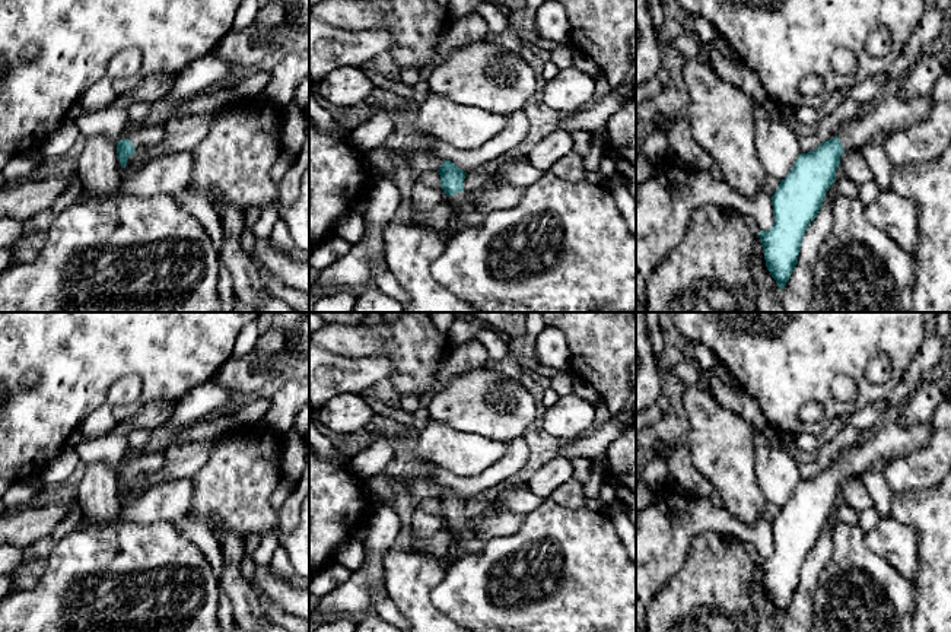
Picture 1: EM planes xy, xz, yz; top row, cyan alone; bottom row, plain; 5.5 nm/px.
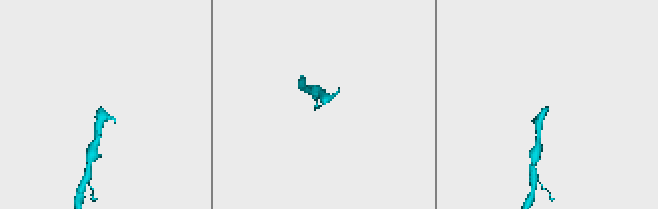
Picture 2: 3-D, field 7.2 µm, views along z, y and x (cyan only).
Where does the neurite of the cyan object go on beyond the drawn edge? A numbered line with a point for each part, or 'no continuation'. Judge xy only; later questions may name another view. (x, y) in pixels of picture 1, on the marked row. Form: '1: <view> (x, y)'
1: xy (152, 135)

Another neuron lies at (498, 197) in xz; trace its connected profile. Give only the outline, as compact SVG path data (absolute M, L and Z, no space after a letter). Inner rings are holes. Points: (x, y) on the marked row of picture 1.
M496 185L476 196L476 212L490 213L499 209L512 209L521 199L524 187Z

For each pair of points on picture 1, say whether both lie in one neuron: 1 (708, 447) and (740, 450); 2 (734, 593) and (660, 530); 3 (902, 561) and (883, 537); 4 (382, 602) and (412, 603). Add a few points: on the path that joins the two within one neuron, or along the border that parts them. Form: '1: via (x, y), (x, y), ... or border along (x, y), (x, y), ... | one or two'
1: via (715, 447), (732, 450) | one
2: border along (712, 530), (692, 540), (684, 564), (667, 581) | two
3: via (900, 555), (889, 543) | one
4: border along (384, 584), (388, 597), (404, 616) | two

